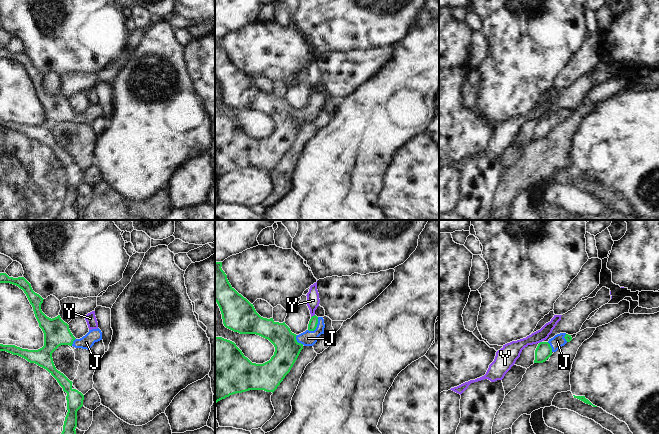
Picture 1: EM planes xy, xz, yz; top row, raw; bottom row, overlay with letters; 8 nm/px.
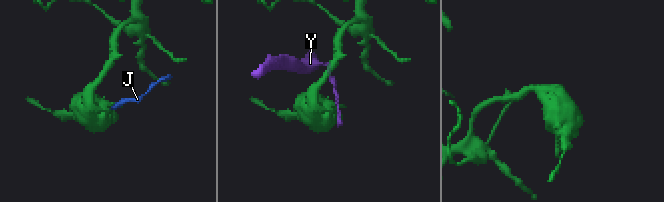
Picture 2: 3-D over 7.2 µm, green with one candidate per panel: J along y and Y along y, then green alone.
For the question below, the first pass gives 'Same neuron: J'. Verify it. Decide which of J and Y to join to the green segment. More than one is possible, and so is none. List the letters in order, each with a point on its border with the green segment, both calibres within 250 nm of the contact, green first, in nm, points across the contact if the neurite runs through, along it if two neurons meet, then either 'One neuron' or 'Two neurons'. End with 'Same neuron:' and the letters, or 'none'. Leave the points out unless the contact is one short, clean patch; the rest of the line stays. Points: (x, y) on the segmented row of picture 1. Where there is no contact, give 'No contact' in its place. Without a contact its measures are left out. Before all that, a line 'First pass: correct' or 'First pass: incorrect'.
First pass: correct
J: Touches green at xz (316, 326). Thickness 70 nm (green) against 130 nm. Path across: xz (313, 322), (316, 326), (308, 338). One neuron
Y: Touches green at xz (312, 316). Thickness 70 nm (green) against 100 nm. Boundary: xz (314, 314), (311, 317). Two neurons
Same neuron: J

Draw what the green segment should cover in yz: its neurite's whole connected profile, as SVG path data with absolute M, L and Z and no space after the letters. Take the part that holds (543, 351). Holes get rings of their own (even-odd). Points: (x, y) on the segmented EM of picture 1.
M560 333L549 339L548 342L540 342L535 350L534 363L545 362L552 355L553 352L556 352L558 349L560 349L571 340L571 335Z

